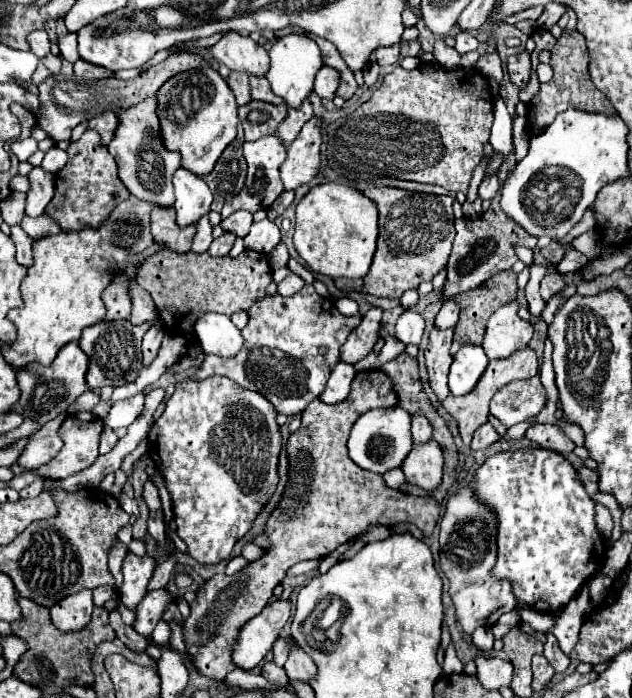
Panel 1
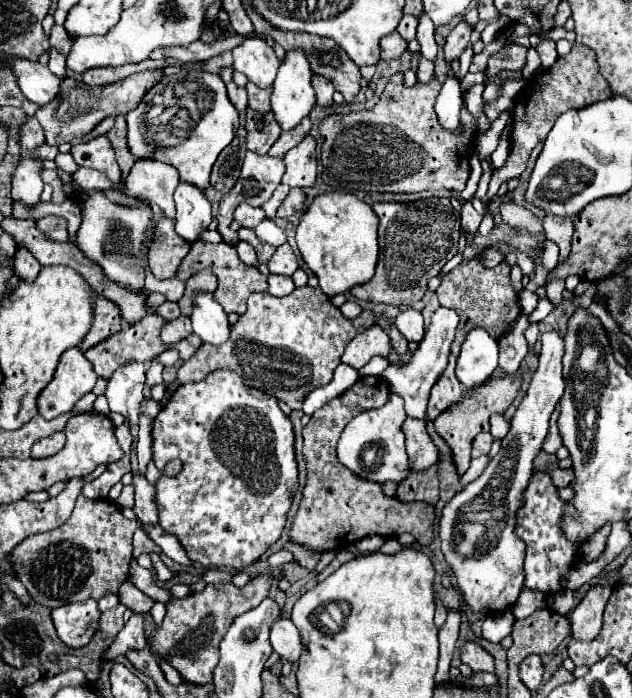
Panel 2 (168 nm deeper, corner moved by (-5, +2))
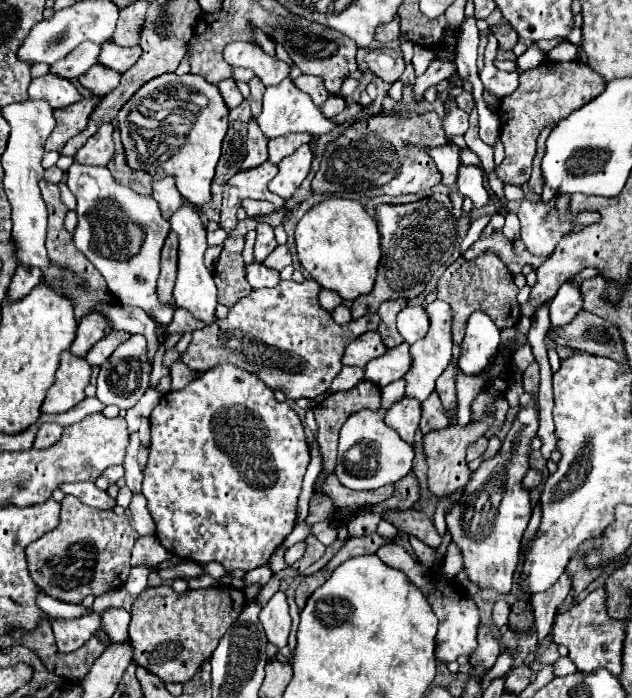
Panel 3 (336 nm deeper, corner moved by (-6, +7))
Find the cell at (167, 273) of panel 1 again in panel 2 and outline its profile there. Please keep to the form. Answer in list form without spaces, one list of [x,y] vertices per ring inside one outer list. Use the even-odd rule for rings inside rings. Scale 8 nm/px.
[[[195,241],[195,243],[191,245],[191,251],[189,251],[187,257],[183,259],[183,263],[179,265],[177,279],[187,281],[193,273],[197,273],[197,271],[201,271],[201,269],[211,269],[211,271],[217,275],[219,287],[217,287],[217,291],[215,291],[215,299],[223,305],[225,313],[235,311],[235,313],[243,315],[245,309],[247,309],[247,305],[245,305],[247,297],[249,297],[251,293],[255,293],[255,291],[267,291],[267,277],[261,275],[255,267],[245,265],[245,263],[237,257],[237,249],[235,249],[233,245],[229,245],[229,243],[223,243],[223,241],[221,241],[221,243],[213,245],[213,243],[207,243],[207,241]]]

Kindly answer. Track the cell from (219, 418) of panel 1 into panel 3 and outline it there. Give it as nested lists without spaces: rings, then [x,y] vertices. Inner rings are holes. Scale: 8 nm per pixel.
[[[220,364],[186,388],[164,394],[150,414],[150,424],[152,442],[142,494],[148,500],[162,546],[184,560],[216,560],[226,570],[248,572],[264,566],[296,526],[296,502],[310,464],[310,450],[298,414],[286,402],[278,402],[256,374]]]

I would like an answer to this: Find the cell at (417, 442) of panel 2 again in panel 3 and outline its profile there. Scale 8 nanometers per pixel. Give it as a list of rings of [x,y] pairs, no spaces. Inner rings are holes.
[[[404,396],[400,402],[396,402],[396,406],[388,410],[386,424],[394,428],[404,442],[414,444],[414,434],[420,424],[420,402],[416,402],[416,398]]]

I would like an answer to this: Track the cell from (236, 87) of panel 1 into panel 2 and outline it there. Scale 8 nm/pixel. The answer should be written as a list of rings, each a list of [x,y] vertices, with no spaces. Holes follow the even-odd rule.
[[[233,81],[227,85],[227,95],[229,95],[229,101],[235,105],[237,111],[245,111],[247,109],[247,91],[237,87]]]

